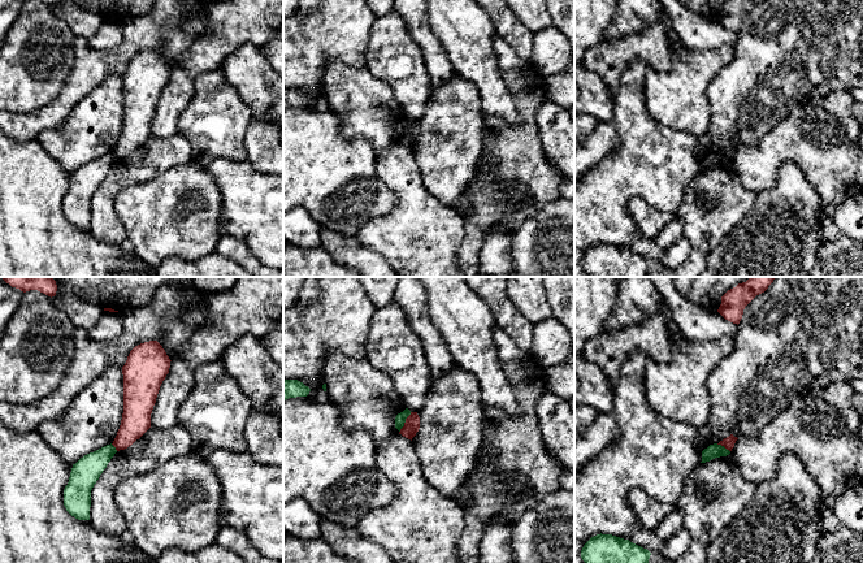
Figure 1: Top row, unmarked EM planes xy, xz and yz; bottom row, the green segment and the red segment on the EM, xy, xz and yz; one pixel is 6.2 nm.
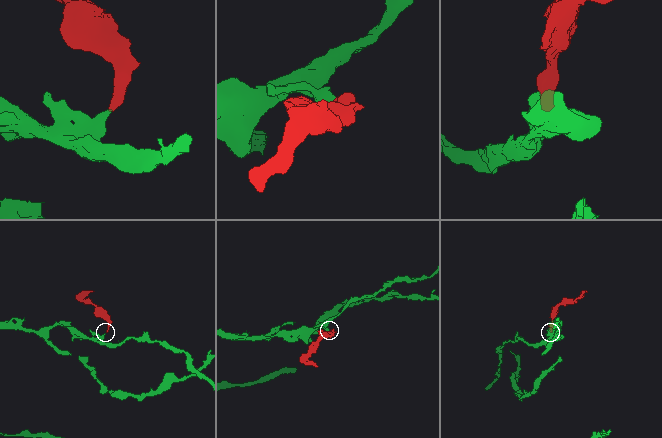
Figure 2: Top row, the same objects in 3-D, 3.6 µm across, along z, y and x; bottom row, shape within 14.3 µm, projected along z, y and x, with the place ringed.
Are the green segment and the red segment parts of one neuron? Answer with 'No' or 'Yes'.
No

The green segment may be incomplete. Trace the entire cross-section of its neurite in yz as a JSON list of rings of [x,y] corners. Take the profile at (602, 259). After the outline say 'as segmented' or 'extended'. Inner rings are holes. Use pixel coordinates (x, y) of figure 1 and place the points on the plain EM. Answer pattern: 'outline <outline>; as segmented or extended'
outline [[[612,243],[591,246],[581,259],[582,269],[591,277],[646,277],[651,261],[629,248]]]; as segmented

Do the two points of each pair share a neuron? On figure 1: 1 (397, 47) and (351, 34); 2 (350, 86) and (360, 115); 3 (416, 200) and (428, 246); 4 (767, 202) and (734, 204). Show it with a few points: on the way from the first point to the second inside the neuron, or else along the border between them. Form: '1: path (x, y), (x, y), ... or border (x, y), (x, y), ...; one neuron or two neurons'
1: border (377, 17), (371, 29), (365, 68); two neurons
2: path (351, 92), (360, 102), (360, 108); one neuron
3: path (416, 212), (420, 234); one neuron
4: border (757, 193), (754, 206), (734, 225); two neurons

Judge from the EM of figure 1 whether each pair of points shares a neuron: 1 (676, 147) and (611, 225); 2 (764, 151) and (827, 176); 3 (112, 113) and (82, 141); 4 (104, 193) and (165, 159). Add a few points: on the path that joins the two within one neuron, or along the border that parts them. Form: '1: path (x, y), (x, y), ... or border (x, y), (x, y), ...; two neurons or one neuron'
1: path (655, 163), (612, 204); one neuron
2: path (780, 151), (802, 151), (811, 160); one neuron
3: path (104, 121), (90, 134); one neuron
4: path (120, 177), (125, 172), (141, 167), (150, 160); one neuron

